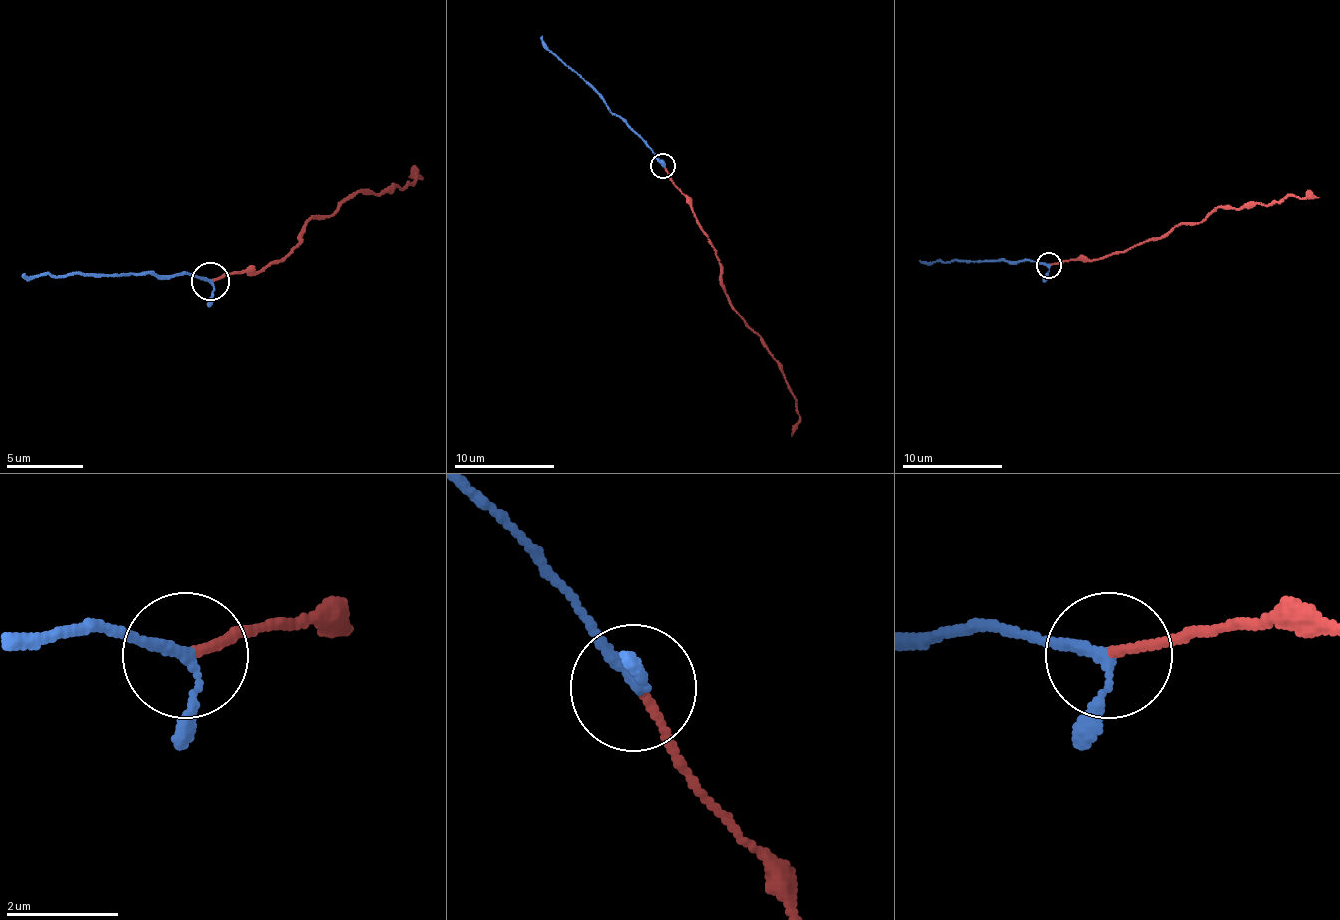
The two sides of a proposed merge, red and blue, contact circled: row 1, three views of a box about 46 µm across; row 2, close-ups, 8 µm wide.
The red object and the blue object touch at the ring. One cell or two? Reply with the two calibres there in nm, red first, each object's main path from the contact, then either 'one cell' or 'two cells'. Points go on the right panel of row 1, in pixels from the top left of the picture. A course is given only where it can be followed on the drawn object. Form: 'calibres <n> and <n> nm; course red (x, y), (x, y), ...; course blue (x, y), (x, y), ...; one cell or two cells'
calibres 130 and 160 nm; course red (1050, 264), (1127, 252), (1182, 224), (1197, 224), (1220, 207), (1243, 209), (1318, 197); course blue (1050, 264), (1027, 259), (929, 262), (919, 259); two cells

